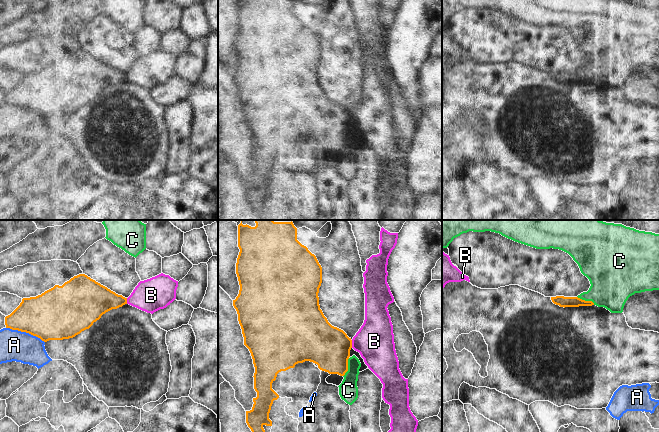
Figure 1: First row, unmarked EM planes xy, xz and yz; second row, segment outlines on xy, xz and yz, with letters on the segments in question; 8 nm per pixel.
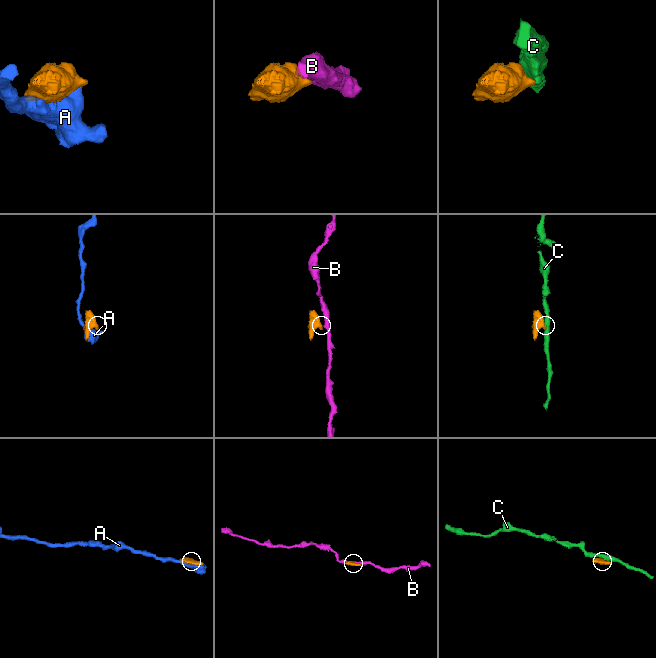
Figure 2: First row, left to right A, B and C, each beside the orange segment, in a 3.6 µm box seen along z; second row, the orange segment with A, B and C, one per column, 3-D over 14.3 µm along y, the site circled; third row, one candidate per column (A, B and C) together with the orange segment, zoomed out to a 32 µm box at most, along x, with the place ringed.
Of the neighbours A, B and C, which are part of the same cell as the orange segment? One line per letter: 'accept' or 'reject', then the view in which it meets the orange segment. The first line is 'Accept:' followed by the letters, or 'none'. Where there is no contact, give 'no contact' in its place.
Accept: none
A: reject; meets orange in xy
B: reject; meets orange in xz
C: reject; meets orange in xz

